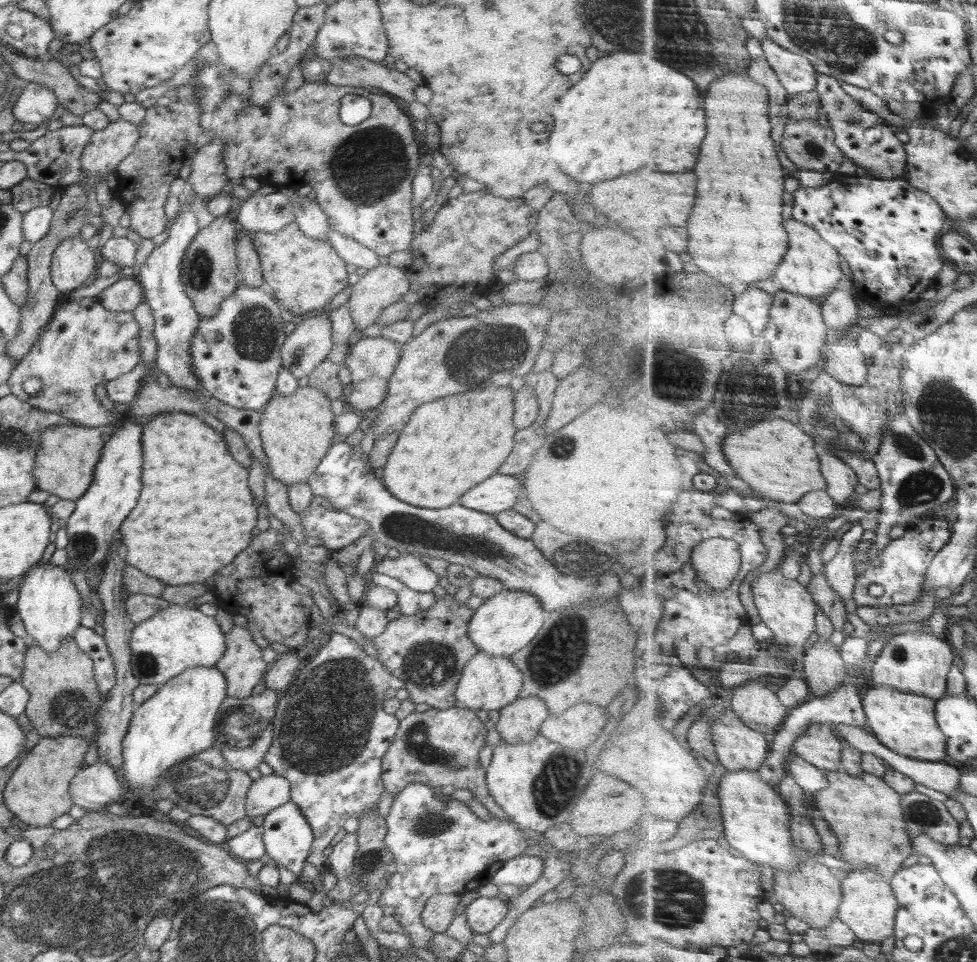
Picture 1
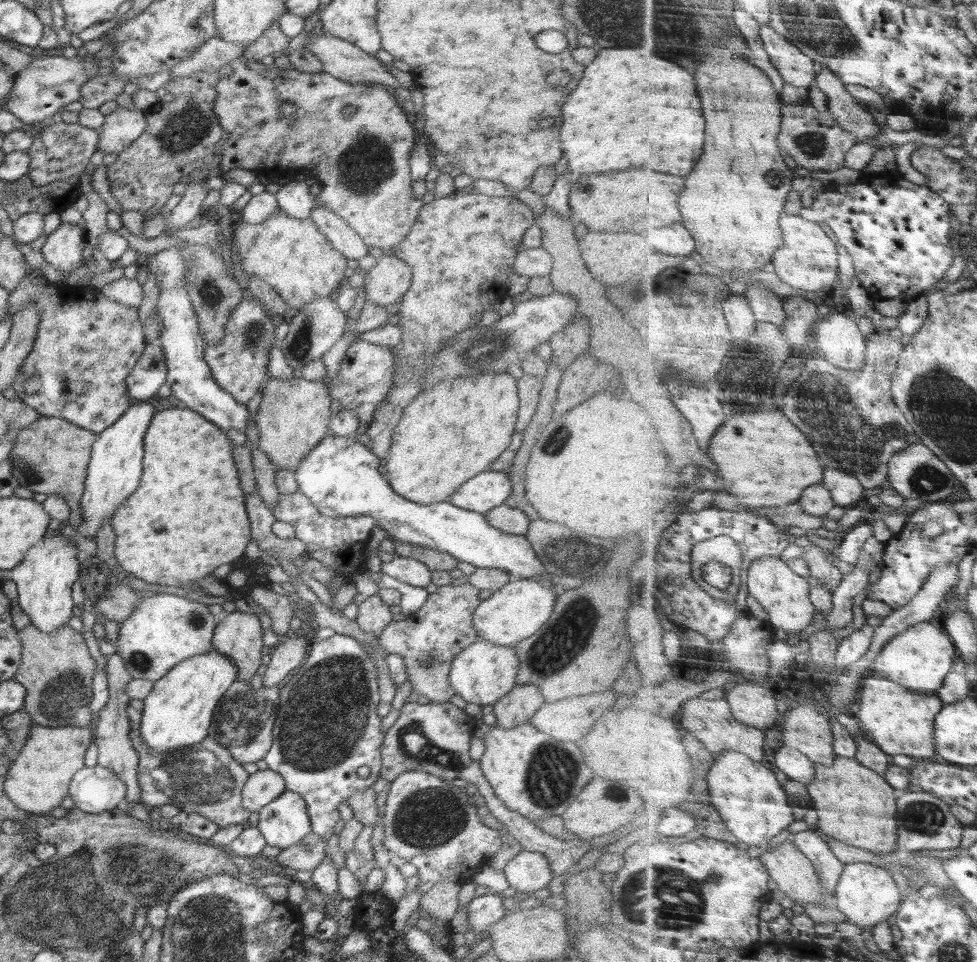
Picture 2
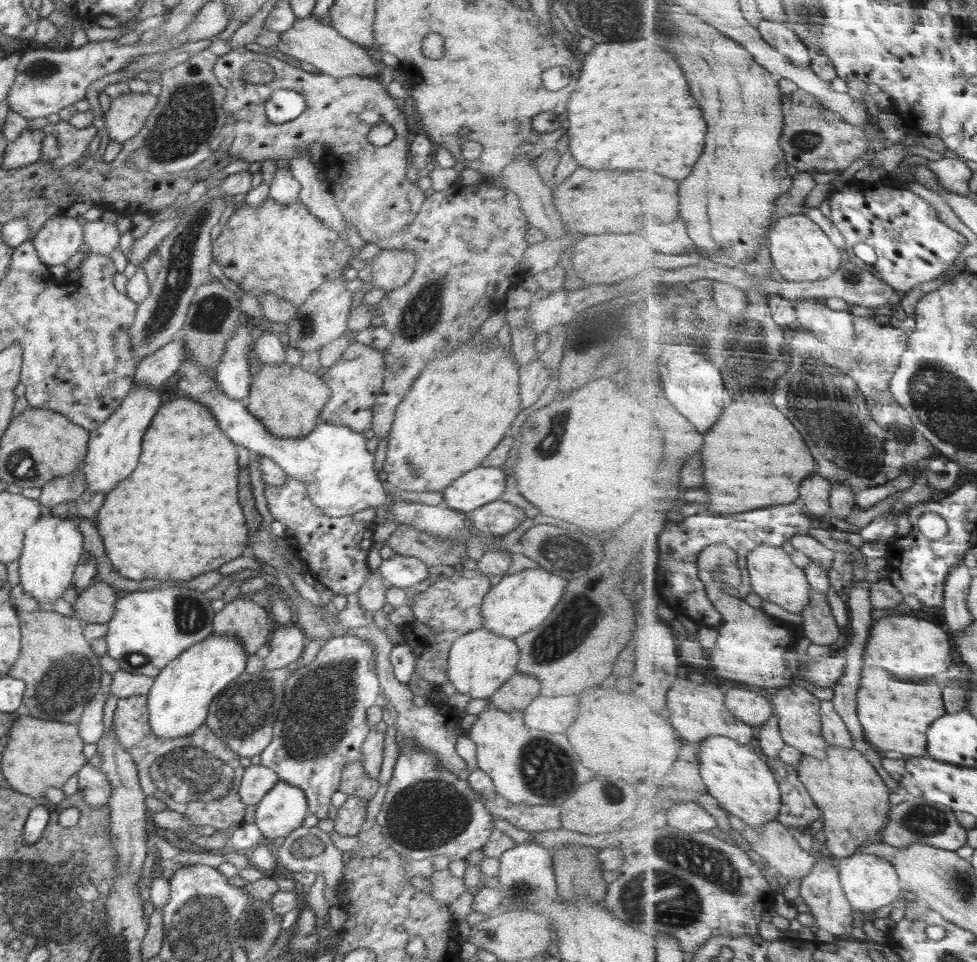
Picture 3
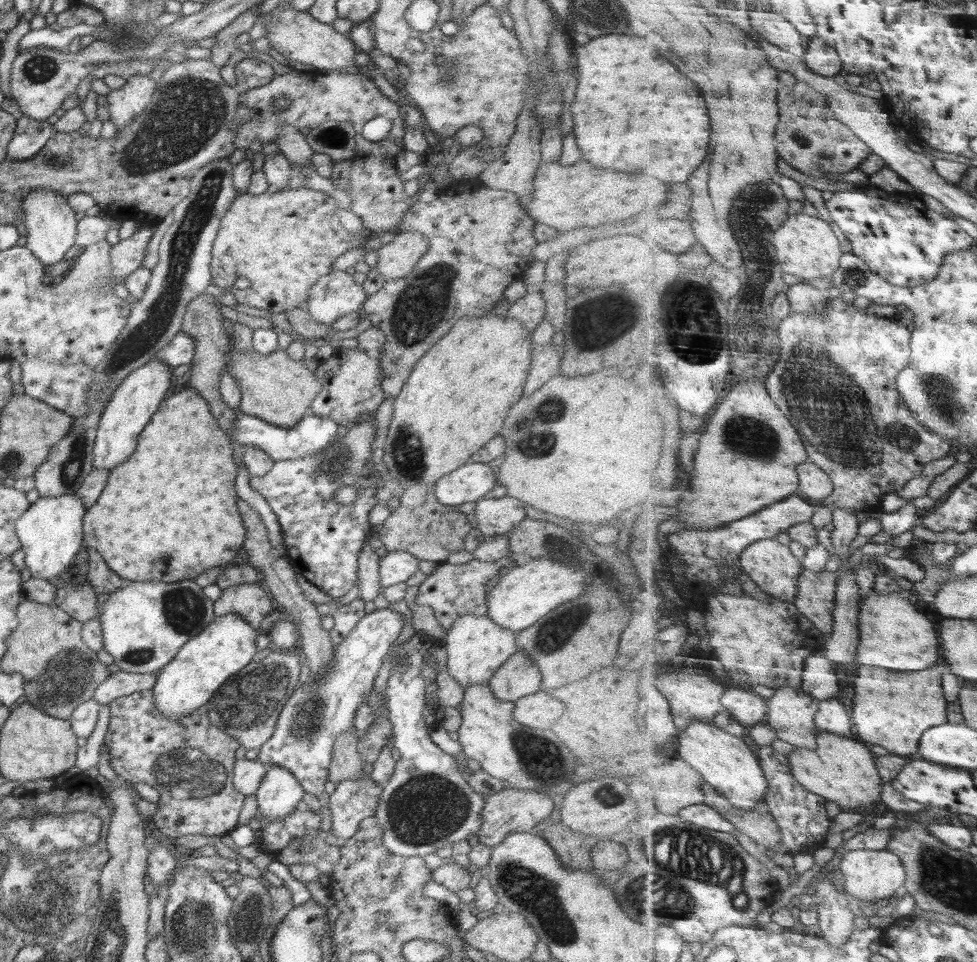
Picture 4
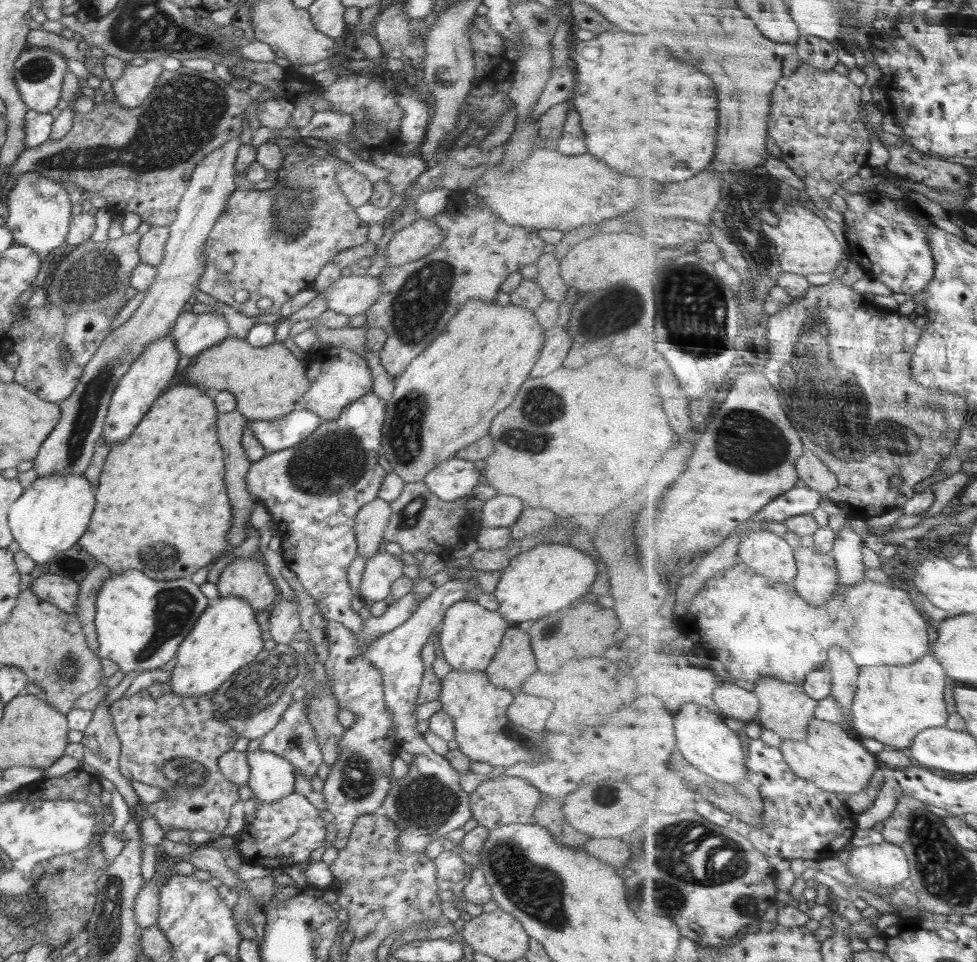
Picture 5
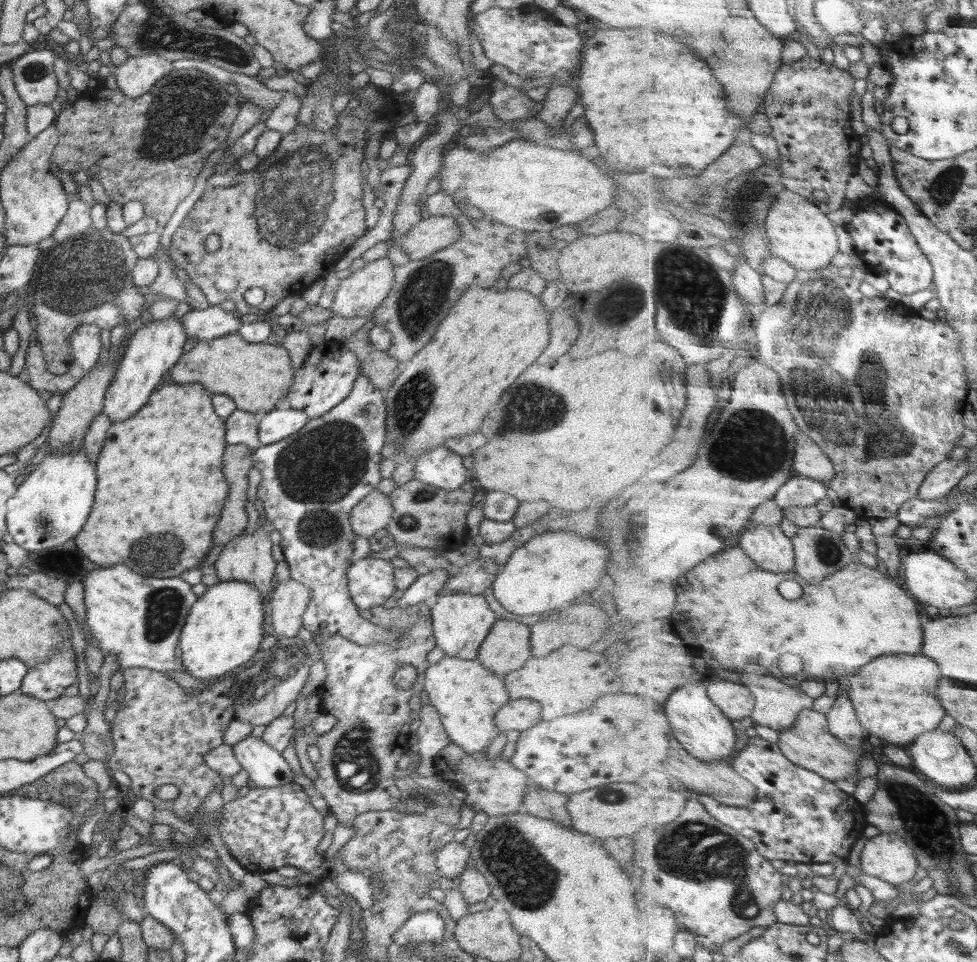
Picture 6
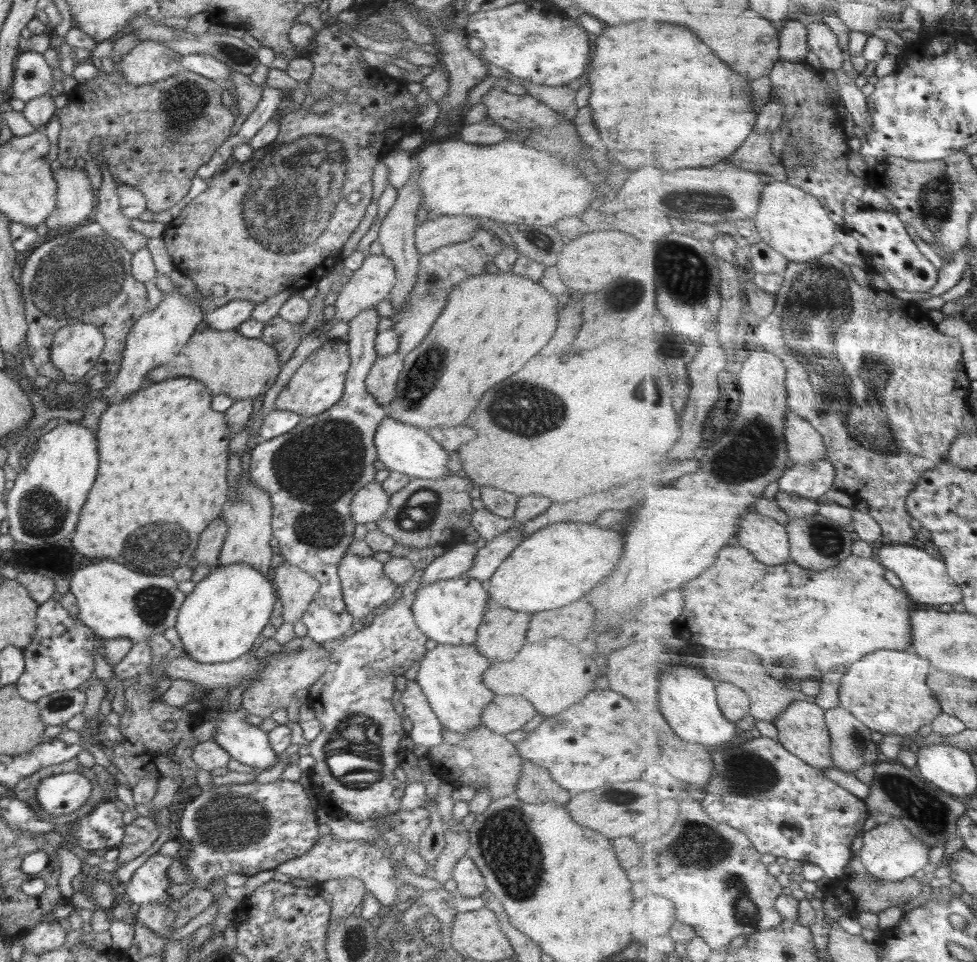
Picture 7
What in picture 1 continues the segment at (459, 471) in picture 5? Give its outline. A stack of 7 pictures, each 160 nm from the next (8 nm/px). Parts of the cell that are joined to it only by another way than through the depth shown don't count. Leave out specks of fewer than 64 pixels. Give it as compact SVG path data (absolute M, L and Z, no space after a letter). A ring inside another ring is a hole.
M496 472L467 490L457 503L469 509L495 515L497 512L512 509L523 492L523 486L514 475Z

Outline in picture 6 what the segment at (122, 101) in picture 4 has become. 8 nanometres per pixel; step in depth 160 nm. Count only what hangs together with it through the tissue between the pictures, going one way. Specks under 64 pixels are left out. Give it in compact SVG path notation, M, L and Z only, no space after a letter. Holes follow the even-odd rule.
M133 55L123 63L113 72L118 88L130 98L148 92L158 80L176 70L172 61L162 55Z

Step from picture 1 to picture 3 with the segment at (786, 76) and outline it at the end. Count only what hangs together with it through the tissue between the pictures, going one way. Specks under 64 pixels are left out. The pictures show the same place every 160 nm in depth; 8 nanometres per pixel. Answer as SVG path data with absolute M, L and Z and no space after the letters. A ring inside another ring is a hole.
M765 18L759 29L763 37L794 64L810 68L814 57L811 48L786 23Z

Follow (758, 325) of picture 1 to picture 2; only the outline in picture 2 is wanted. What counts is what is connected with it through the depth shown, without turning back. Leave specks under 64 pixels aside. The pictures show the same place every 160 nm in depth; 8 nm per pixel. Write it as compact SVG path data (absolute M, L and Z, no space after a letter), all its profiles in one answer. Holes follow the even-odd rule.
M762 284L754 285L752 289L742 290L748 304L752 306L758 322L770 321L780 326L785 326L787 321L786 308L784 308L783 298L777 296L768 288L768 286L762 286Z

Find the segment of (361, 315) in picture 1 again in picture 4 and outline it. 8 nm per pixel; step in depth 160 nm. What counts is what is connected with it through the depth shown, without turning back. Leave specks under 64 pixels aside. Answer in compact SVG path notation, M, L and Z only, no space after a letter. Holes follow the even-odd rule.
M396 231L394 240L377 250L376 269L386 281L405 279L428 247L429 240L422 233Z

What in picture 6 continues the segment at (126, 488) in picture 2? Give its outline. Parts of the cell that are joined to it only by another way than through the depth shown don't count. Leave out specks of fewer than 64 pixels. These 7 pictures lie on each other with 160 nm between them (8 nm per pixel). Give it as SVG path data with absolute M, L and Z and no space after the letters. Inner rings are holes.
M180 313L173 317L153 320L145 325L144 328L136 330L130 338L128 349L125 350L104 395L102 414L108 416L113 423L134 416L134 412L138 412L146 404L150 392L165 384L164 376L180 360L187 341Z

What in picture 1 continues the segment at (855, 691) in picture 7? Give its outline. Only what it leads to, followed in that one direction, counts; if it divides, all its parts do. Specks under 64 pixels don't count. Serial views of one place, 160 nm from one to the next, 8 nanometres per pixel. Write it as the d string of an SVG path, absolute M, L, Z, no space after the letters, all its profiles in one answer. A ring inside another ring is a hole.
M869 685L863 692L871 732L895 752L920 760L949 760L949 740L937 719L938 701L886 685Z

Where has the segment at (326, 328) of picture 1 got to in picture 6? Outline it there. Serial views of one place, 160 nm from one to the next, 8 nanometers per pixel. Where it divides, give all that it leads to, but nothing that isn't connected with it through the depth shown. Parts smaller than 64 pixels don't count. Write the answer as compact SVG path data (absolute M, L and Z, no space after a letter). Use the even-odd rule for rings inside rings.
M386 256L367 262L349 278L340 280L331 310L344 318L372 316L394 285L394 269Z

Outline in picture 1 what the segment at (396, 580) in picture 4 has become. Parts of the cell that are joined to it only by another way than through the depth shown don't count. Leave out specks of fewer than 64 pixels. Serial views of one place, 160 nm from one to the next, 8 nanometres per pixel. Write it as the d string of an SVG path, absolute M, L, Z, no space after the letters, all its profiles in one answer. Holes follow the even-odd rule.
M401 554L400 557L384 557L382 562L374 563L376 576L386 575L403 582L416 592L432 593L438 586L439 576L416 555Z

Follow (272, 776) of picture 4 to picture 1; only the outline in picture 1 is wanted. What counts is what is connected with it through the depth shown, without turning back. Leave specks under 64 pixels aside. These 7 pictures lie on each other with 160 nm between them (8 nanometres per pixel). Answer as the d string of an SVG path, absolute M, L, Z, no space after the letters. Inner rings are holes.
M290 801L278 808L274 808L274 810L270 810L264 816L264 823L261 828L263 829L265 851L271 859L277 862L276 866L284 866L284 868L299 876L311 851L314 836L310 824L306 822L306 818L302 816L302 812L298 810L298 805L294 805Z

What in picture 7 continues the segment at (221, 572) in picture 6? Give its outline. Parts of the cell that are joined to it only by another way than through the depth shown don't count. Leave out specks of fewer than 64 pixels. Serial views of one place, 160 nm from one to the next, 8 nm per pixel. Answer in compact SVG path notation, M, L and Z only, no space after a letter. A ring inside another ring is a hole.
M242 471L241 478L237 482L237 490L239 495L228 500L221 512L221 518L227 524L227 535L220 550L219 564L246 563L252 568L258 569L258 572L261 572L264 576L267 576L273 555L272 547L269 543L273 538L270 497L267 492L264 492L253 483L248 471Z

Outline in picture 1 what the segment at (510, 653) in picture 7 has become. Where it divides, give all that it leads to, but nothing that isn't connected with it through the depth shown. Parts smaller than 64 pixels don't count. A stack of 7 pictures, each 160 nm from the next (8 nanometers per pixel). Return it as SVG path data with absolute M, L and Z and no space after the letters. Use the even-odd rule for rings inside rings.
M538 696L518 697L512 704L499 710L500 718L496 723L501 740L506 744L528 744L538 732L540 724L548 718L548 708Z

